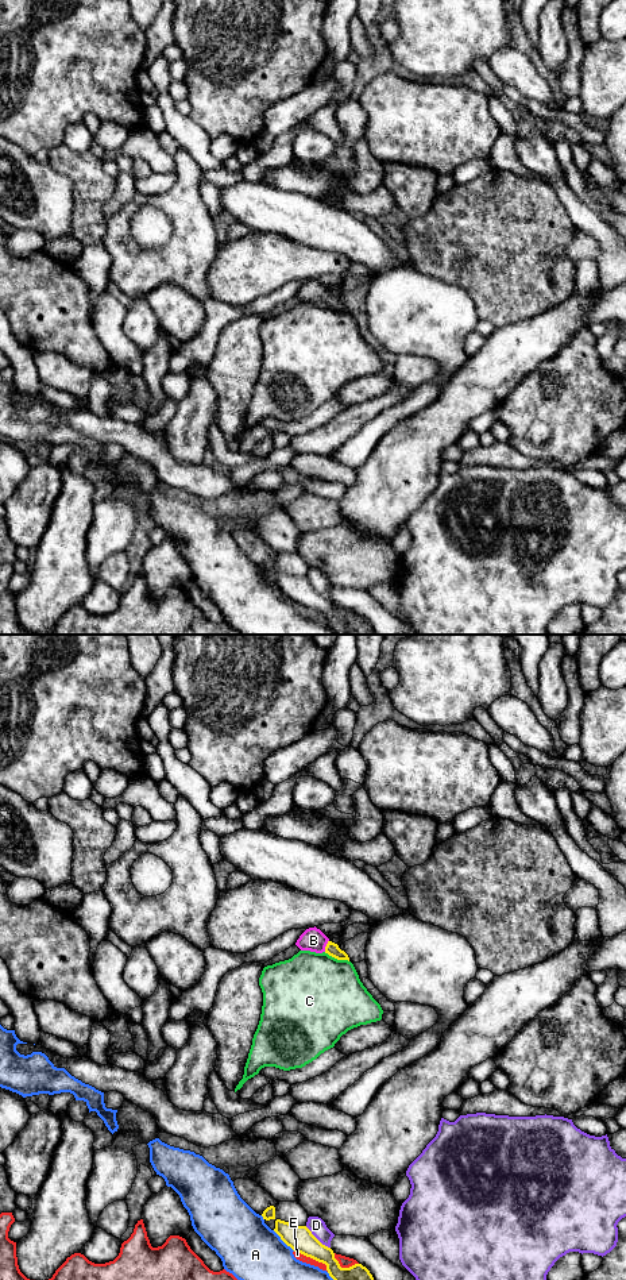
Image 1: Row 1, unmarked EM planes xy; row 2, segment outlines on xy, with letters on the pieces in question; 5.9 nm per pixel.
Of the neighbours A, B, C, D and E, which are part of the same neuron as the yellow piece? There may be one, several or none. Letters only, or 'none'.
B

